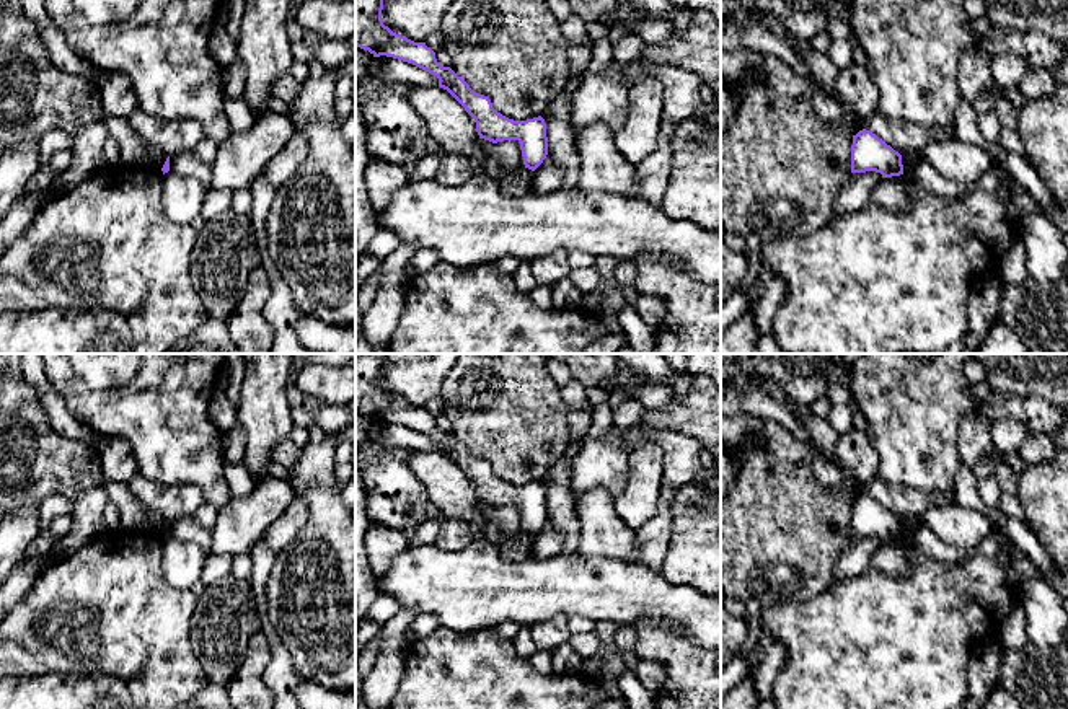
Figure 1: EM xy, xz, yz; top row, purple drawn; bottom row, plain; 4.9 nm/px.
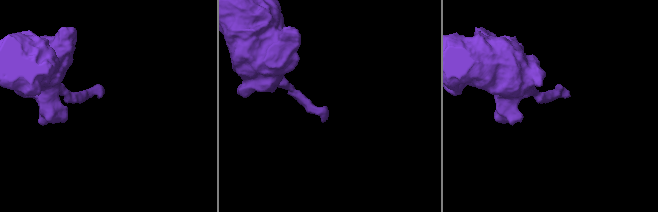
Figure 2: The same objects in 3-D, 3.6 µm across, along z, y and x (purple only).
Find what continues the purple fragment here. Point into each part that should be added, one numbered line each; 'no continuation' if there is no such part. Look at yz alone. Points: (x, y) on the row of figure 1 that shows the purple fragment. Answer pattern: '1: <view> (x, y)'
no continuation

